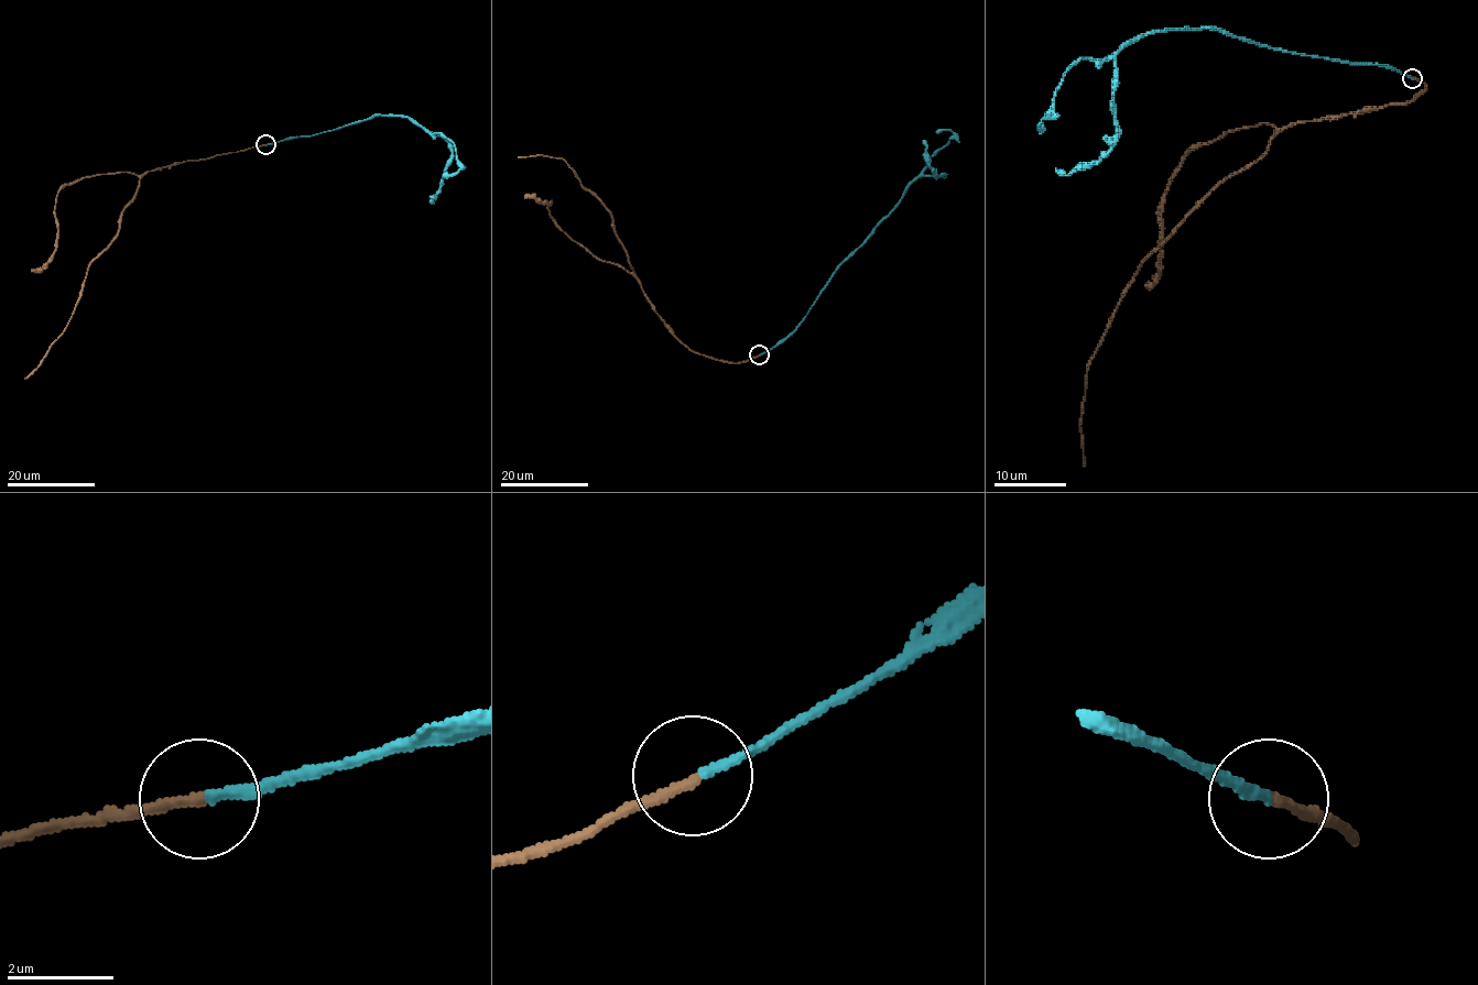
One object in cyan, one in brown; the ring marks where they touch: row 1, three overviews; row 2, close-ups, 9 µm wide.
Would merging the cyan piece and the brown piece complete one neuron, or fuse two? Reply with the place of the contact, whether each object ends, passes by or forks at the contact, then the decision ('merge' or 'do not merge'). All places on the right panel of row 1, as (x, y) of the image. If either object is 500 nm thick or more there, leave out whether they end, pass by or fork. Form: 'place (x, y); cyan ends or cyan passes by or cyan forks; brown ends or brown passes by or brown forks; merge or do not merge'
place (1412, 78); cyan ends; brown ends; merge

